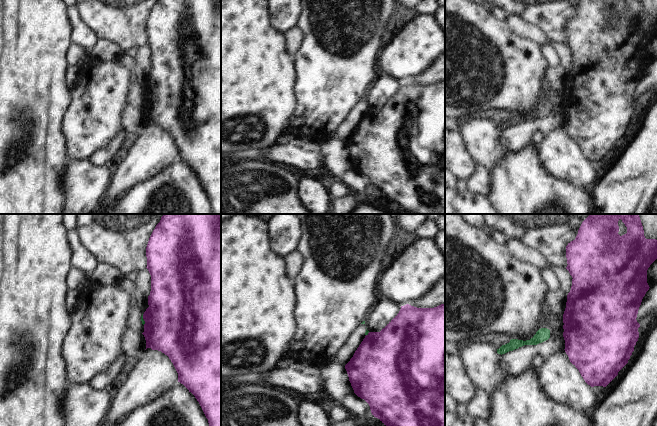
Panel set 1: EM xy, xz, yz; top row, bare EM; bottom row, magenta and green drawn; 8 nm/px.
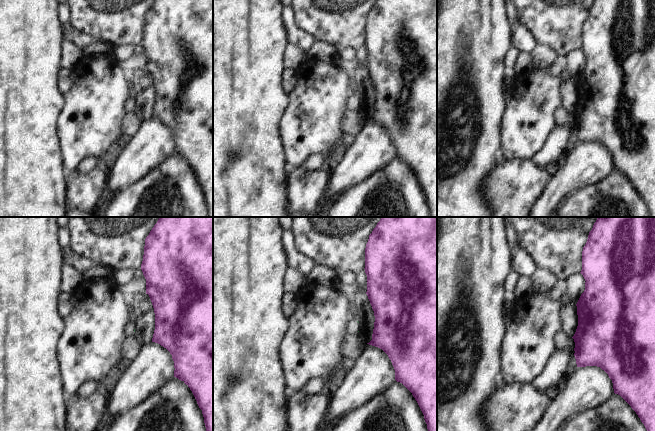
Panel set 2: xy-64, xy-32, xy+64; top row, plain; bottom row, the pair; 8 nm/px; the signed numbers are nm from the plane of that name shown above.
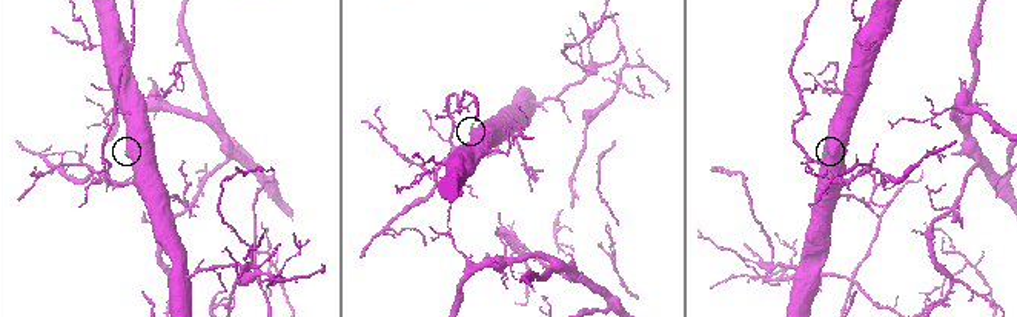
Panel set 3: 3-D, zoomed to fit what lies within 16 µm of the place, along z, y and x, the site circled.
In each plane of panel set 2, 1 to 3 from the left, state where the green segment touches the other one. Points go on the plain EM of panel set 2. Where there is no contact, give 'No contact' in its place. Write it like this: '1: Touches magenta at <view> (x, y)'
1: No contact
2: No contact
3: No contact

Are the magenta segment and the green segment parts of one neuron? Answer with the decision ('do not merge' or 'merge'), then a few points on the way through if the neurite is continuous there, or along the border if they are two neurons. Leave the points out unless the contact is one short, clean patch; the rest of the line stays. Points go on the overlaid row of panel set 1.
do not merge | along xy (142, 314), (144, 324)

